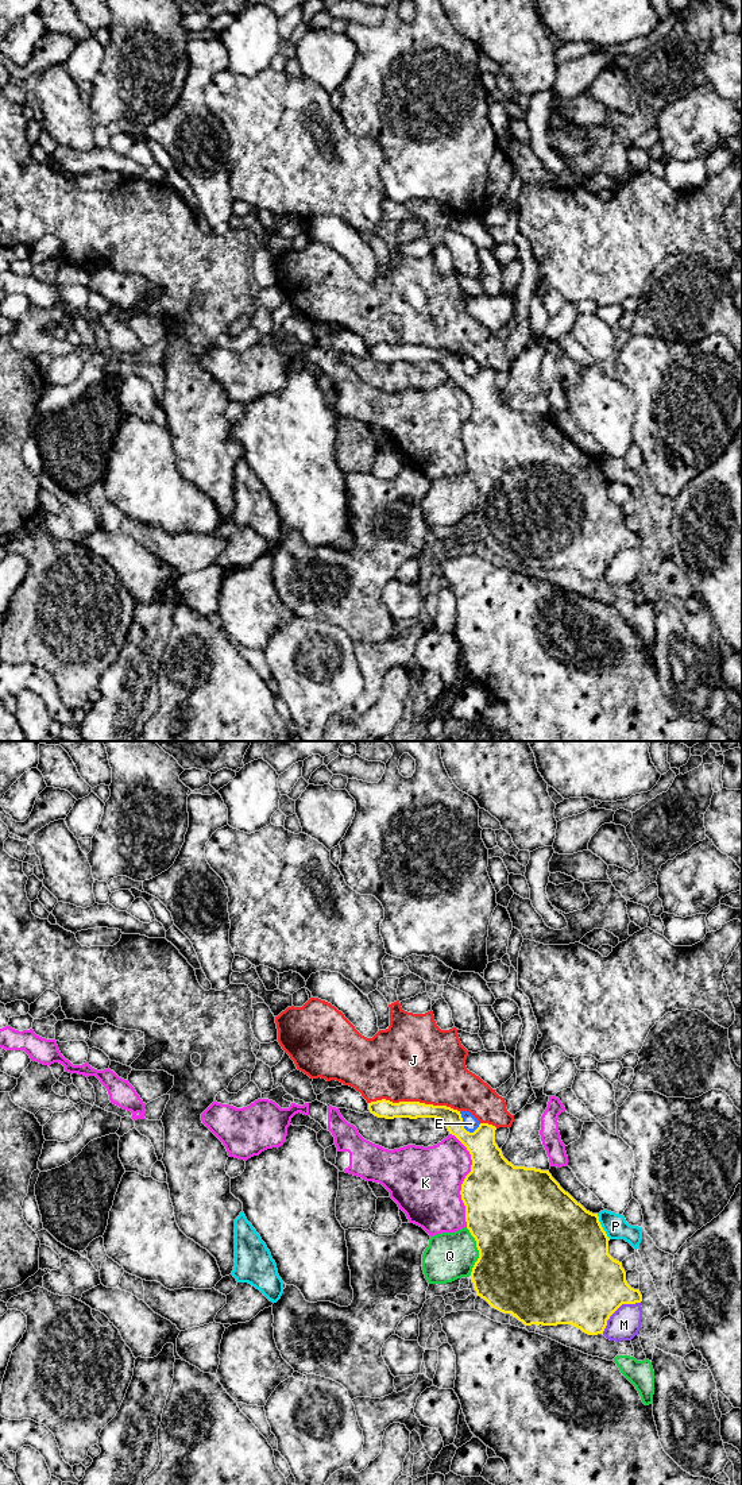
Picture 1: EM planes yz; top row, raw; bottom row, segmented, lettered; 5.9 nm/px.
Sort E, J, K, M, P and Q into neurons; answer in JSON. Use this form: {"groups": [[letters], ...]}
{"groups": [["E"], ["J"], ["K"], ["M"], ["P"], ["Q"]]}

